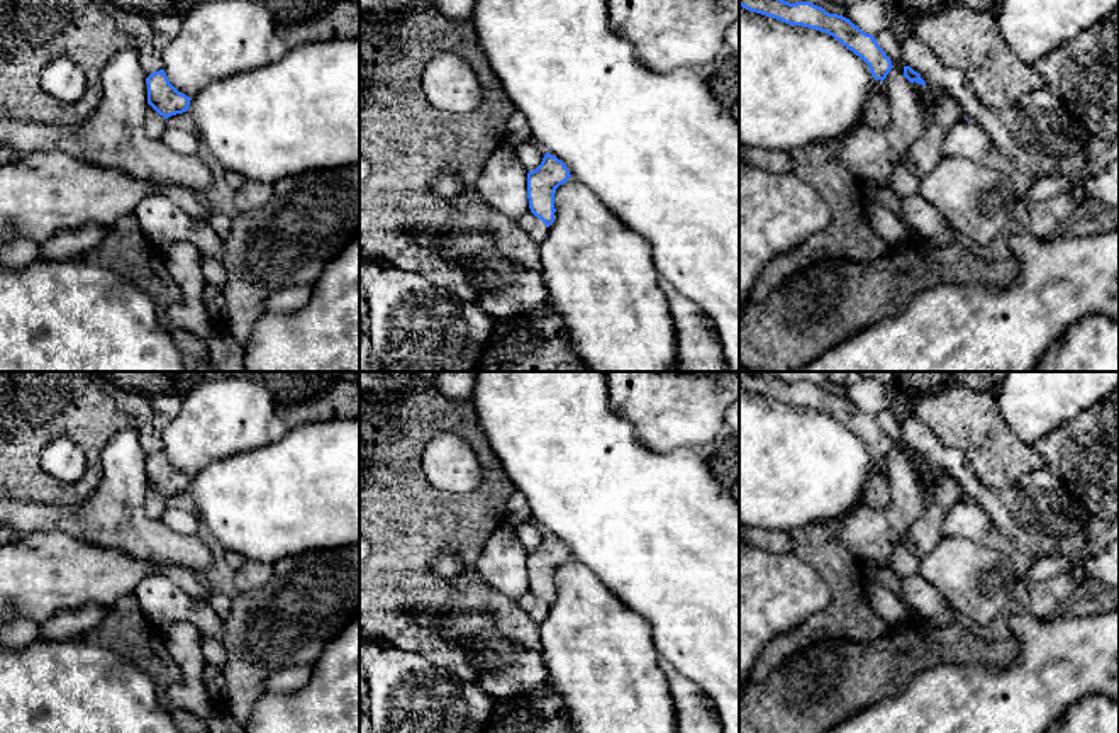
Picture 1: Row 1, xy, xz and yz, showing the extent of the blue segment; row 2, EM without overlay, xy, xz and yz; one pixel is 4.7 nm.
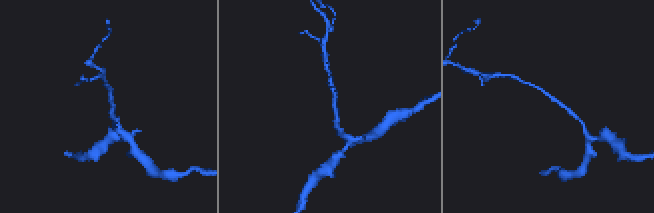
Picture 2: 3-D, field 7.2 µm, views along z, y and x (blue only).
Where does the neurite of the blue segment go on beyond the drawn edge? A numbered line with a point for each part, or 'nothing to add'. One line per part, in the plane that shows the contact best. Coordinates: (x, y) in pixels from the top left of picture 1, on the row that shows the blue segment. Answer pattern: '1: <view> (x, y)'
nothing to add

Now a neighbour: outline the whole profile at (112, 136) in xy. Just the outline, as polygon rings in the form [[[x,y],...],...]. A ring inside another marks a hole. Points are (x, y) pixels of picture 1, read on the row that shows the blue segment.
[[[136,48],[117,53],[100,75],[98,109],[78,127],[53,127],[0,117],[0,148],[20,161],[39,151],[61,151],[132,176],[188,190],[212,185],[212,171],[197,156],[183,156],[144,132],[146,75]]]

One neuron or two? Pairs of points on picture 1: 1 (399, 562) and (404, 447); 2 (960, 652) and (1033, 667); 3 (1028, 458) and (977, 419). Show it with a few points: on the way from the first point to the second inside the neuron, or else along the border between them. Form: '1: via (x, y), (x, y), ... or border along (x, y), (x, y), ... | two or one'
1: via (399, 533), (399, 475) | one
2: border along (1018, 642), (1018, 657), (1006, 667), (975, 665) | two
3: via (1016, 458), (989, 431) | one

